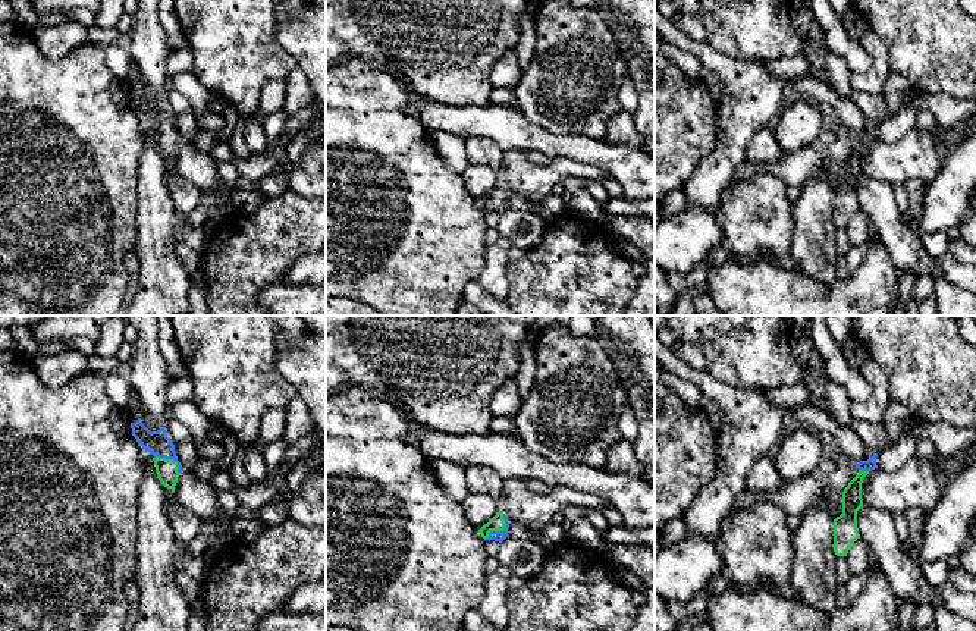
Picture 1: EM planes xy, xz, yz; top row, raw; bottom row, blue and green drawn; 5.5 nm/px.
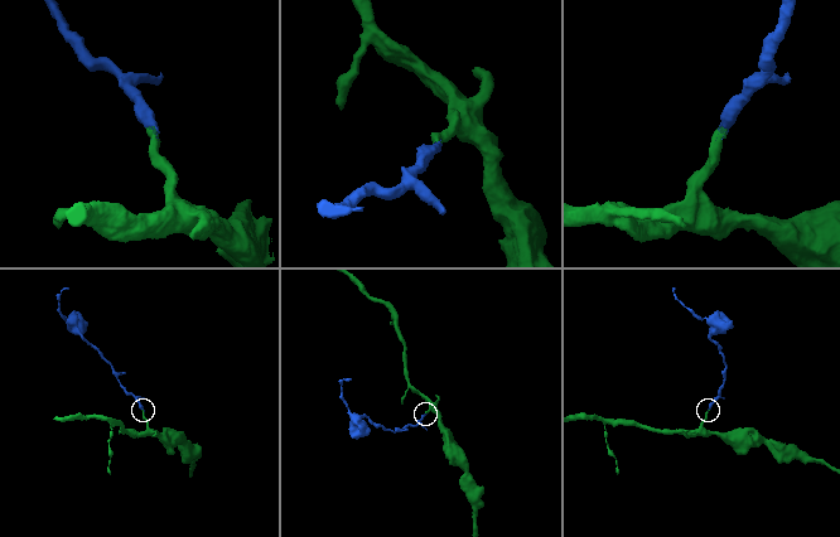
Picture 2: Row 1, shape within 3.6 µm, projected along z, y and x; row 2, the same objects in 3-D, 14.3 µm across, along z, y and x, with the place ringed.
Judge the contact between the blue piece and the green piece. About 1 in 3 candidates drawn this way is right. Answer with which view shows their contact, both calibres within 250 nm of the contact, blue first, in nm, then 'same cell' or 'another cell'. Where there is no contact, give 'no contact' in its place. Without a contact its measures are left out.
contact in xz; calibres 60 and 80 nm; same cell

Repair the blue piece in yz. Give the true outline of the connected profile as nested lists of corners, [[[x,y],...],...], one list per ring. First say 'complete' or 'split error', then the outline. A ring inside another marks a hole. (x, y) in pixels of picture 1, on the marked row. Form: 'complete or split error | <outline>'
split error | [[[878,453],[867,461],[856,462],[859,474],[842,492],[842,514],[834,519],[834,552],[837,556],[847,556],[850,547],[860,539],[857,528],[857,511],[863,506],[862,483],[875,468]]]

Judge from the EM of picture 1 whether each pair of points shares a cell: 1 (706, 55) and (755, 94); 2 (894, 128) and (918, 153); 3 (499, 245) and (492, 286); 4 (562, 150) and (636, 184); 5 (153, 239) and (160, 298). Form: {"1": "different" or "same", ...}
{"1": "same", "2": "different", "3": "same", "4": "same", "5": "same"}

